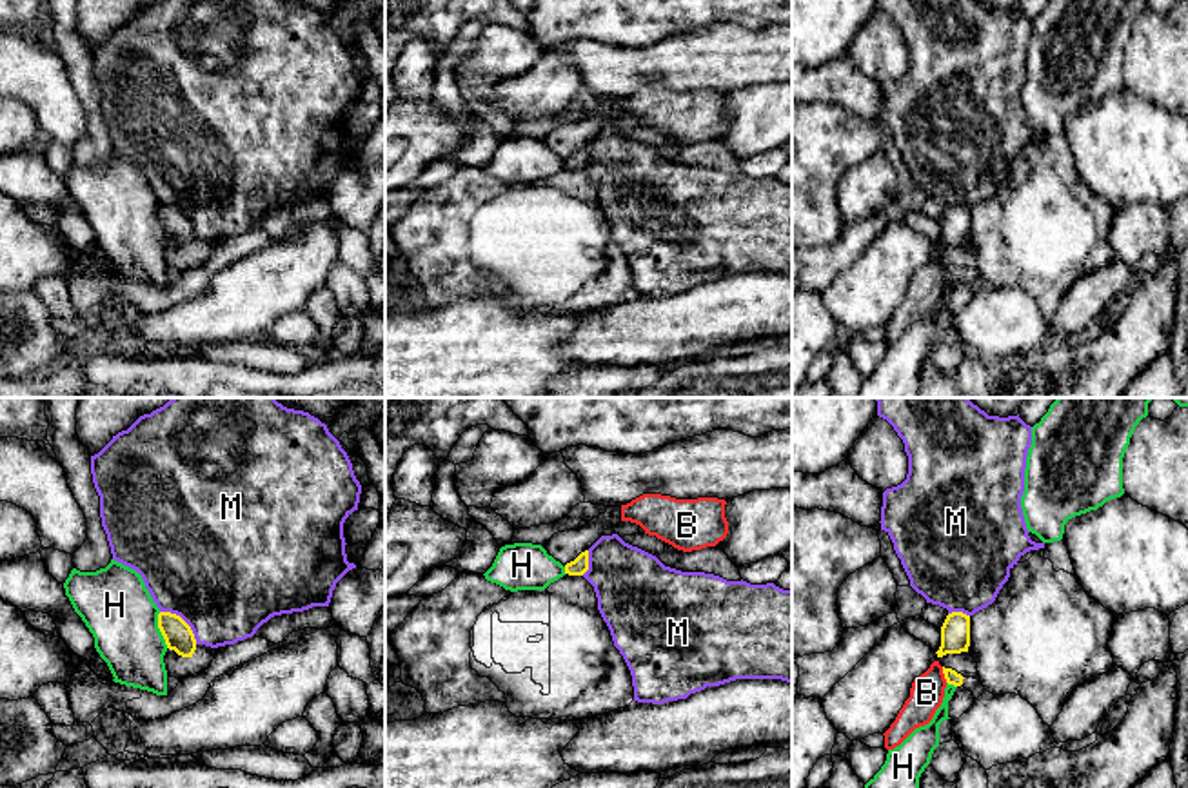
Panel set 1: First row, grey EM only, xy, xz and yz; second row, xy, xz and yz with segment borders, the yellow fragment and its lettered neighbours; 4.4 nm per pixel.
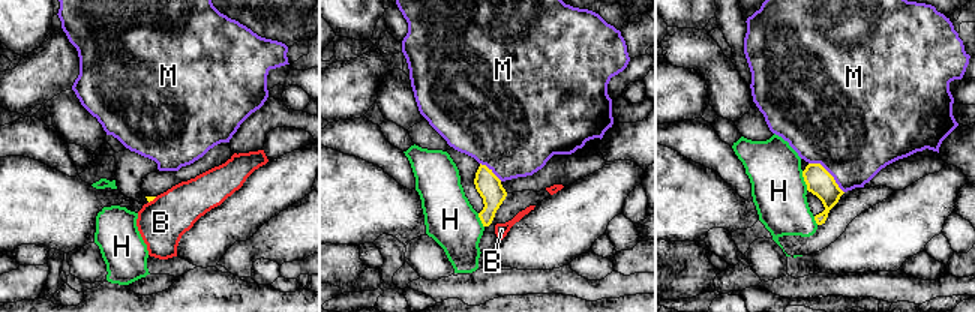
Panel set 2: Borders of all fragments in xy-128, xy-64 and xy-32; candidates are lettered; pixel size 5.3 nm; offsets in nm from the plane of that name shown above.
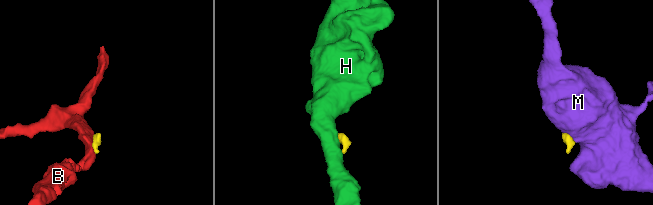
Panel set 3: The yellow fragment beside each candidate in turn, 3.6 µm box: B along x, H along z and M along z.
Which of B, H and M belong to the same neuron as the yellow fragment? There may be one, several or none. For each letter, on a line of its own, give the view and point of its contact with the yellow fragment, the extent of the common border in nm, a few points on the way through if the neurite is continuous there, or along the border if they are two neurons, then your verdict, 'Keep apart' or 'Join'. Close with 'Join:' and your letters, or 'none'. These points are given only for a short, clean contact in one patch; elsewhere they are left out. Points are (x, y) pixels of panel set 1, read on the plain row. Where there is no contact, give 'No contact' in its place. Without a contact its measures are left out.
B: Touches yellow at yz (943, 265). Shared border 80 nm. Boundary: yz (941, 260), (947, 275). Keep apart
H: Touches yellow at xy (160, 224). Shared border 170 nm. Keep apart
M: Touches yellow at xy (184, 215). Shared border 220 nm. Boundary: xy (160, 204), (177, 207), (189, 220), (197, 236). Keep apart
Join: none

